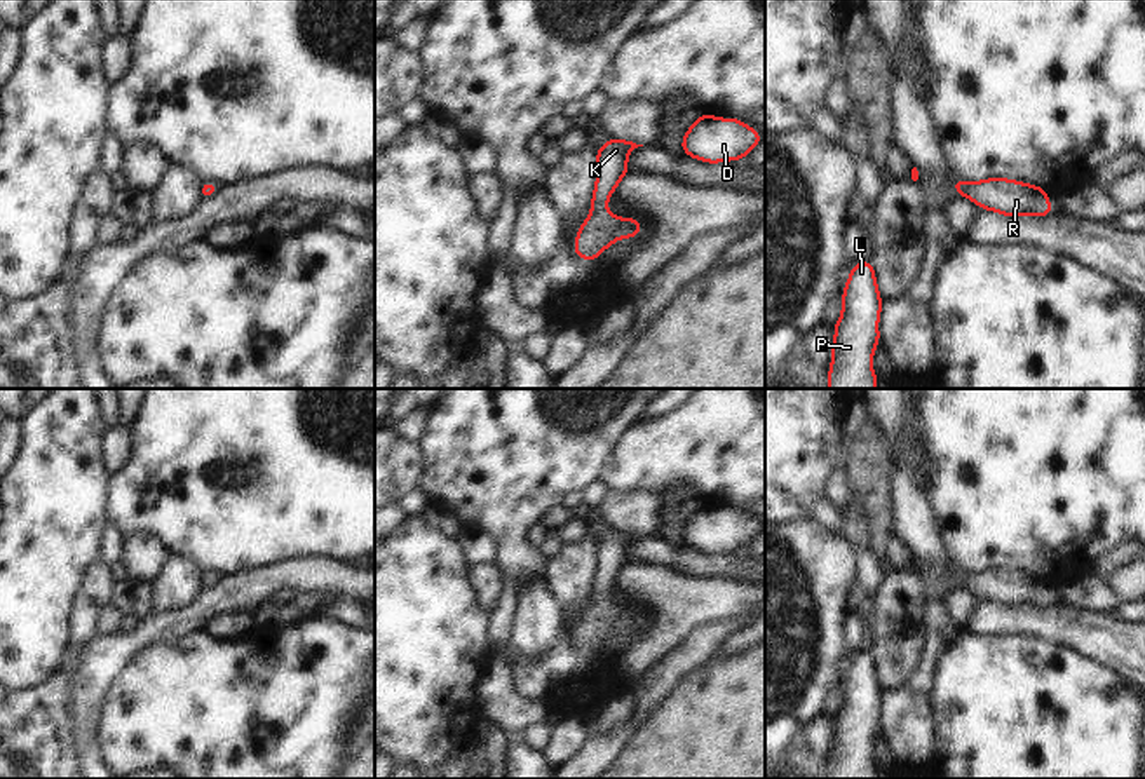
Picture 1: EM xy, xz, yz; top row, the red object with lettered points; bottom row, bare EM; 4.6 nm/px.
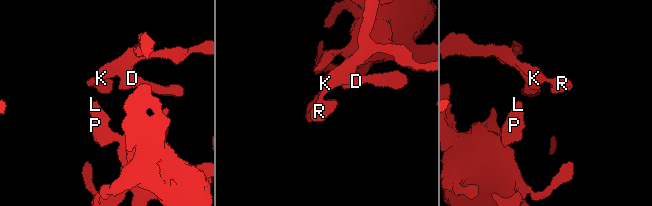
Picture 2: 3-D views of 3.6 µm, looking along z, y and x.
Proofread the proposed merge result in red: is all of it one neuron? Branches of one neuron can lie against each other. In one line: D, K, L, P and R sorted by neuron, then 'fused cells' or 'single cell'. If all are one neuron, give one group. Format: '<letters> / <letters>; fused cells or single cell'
D K L P R; single cell

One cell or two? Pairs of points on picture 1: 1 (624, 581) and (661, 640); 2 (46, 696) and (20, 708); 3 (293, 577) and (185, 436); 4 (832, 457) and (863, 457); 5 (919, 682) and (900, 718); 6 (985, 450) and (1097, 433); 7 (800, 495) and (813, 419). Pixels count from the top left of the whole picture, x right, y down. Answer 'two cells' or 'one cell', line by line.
1: one cell
2: one cell
3: two cells
4: two cells
5: one cell
6: one cell
7: one cell

